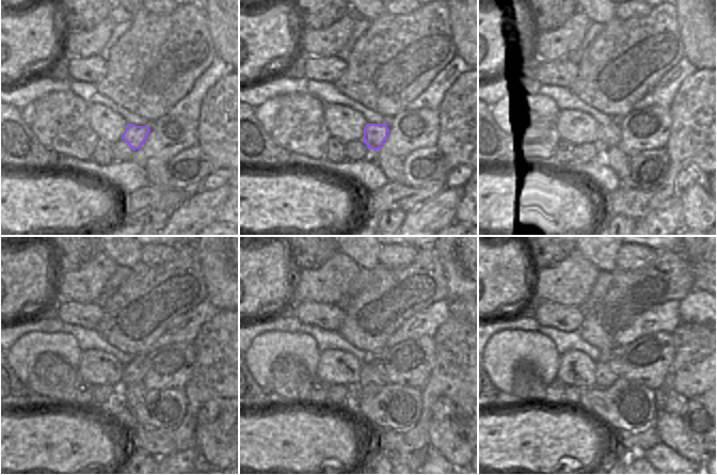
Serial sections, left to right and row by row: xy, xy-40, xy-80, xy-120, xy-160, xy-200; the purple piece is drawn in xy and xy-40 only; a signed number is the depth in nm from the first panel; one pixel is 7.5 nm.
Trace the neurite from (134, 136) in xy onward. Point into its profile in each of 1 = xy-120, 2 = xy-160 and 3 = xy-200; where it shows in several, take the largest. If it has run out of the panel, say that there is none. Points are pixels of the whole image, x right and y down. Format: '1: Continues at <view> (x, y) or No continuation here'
1: Continues at xy-120 (133, 373)
2: Continues at xy-160 (377, 364)
3: Continues at xy-200 (615, 364).

